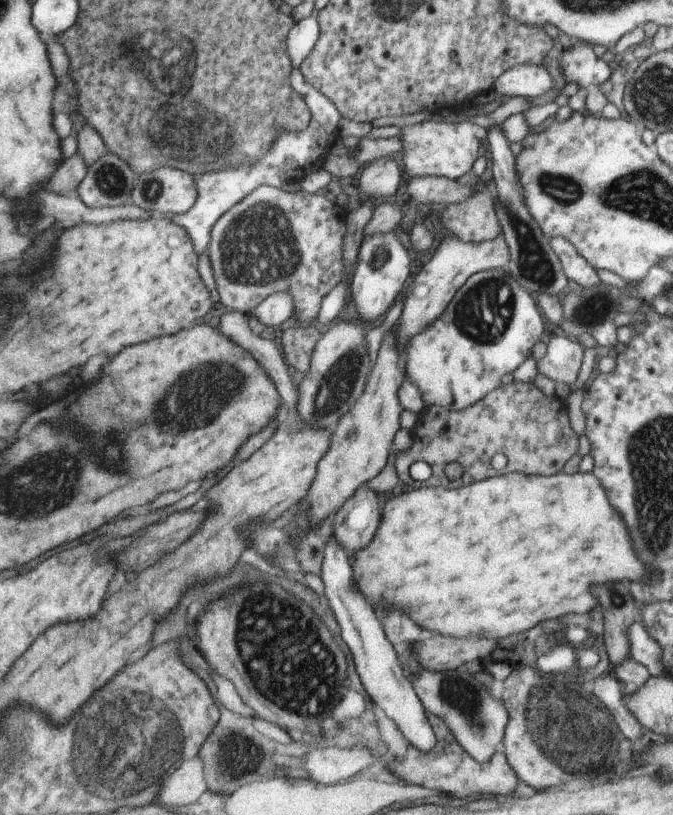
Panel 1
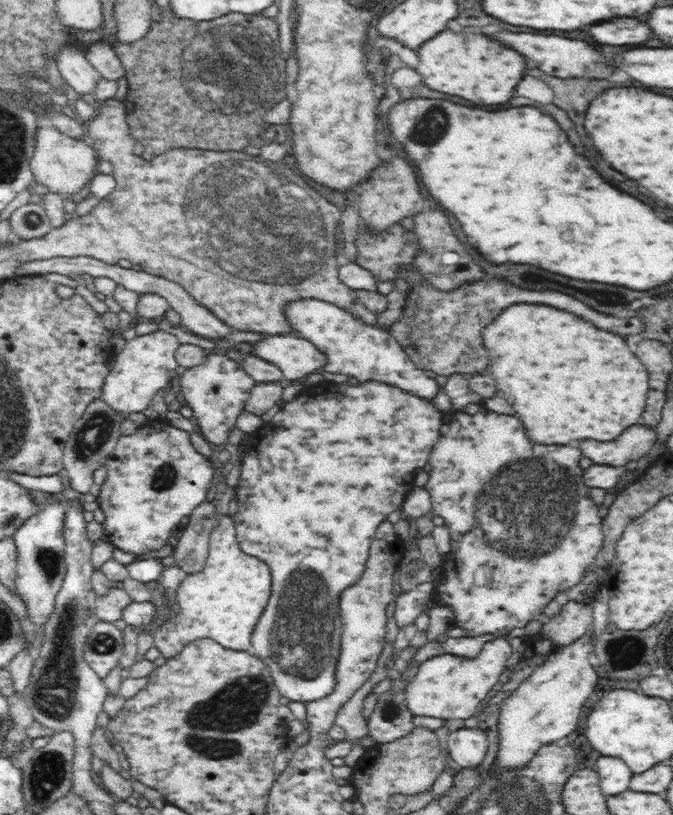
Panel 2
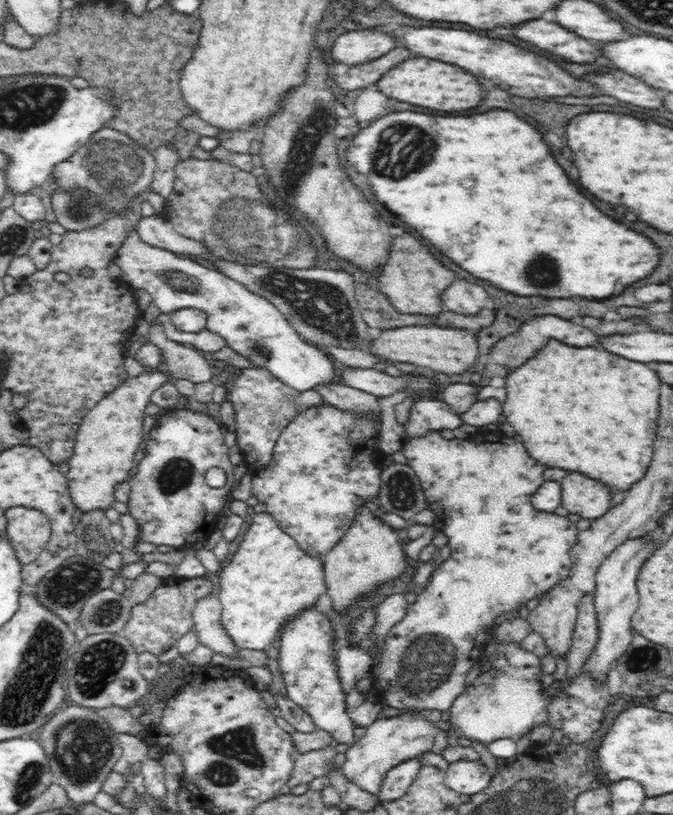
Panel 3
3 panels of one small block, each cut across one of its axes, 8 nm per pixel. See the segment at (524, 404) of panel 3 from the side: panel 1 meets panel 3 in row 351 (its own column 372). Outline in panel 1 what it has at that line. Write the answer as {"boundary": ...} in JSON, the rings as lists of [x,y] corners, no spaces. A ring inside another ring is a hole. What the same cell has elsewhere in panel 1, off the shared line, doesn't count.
{"boundary":[[[591,471],[527,478],[513,472],[456,489],[417,486],[407,492],[396,491],[384,502],[377,532],[369,546],[350,556],[353,578],[373,608],[381,604],[397,606],[409,612],[411,620],[421,628],[437,630],[439,636],[499,639],[525,632],[539,620],[569,616],[569,612],[591,612],[598,608],[591,586],[619,580],[645,582],[651,578],[651,570],[633,552],[625,524],[609,504],[607,494]]]}

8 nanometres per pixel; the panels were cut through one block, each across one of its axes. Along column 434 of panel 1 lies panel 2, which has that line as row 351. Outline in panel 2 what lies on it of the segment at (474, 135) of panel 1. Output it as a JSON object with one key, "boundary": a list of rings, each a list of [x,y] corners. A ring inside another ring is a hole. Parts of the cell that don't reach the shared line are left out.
{"boundary":[[[162,329],[127,340],[124,349],[115,355],[116,363],[105,376],[101,399],[121,416],[130,412],[142,412],[150,404],[152,396],[169,384],[168,372],[179,365],[175,356],[180,345],[176,335]]]}

